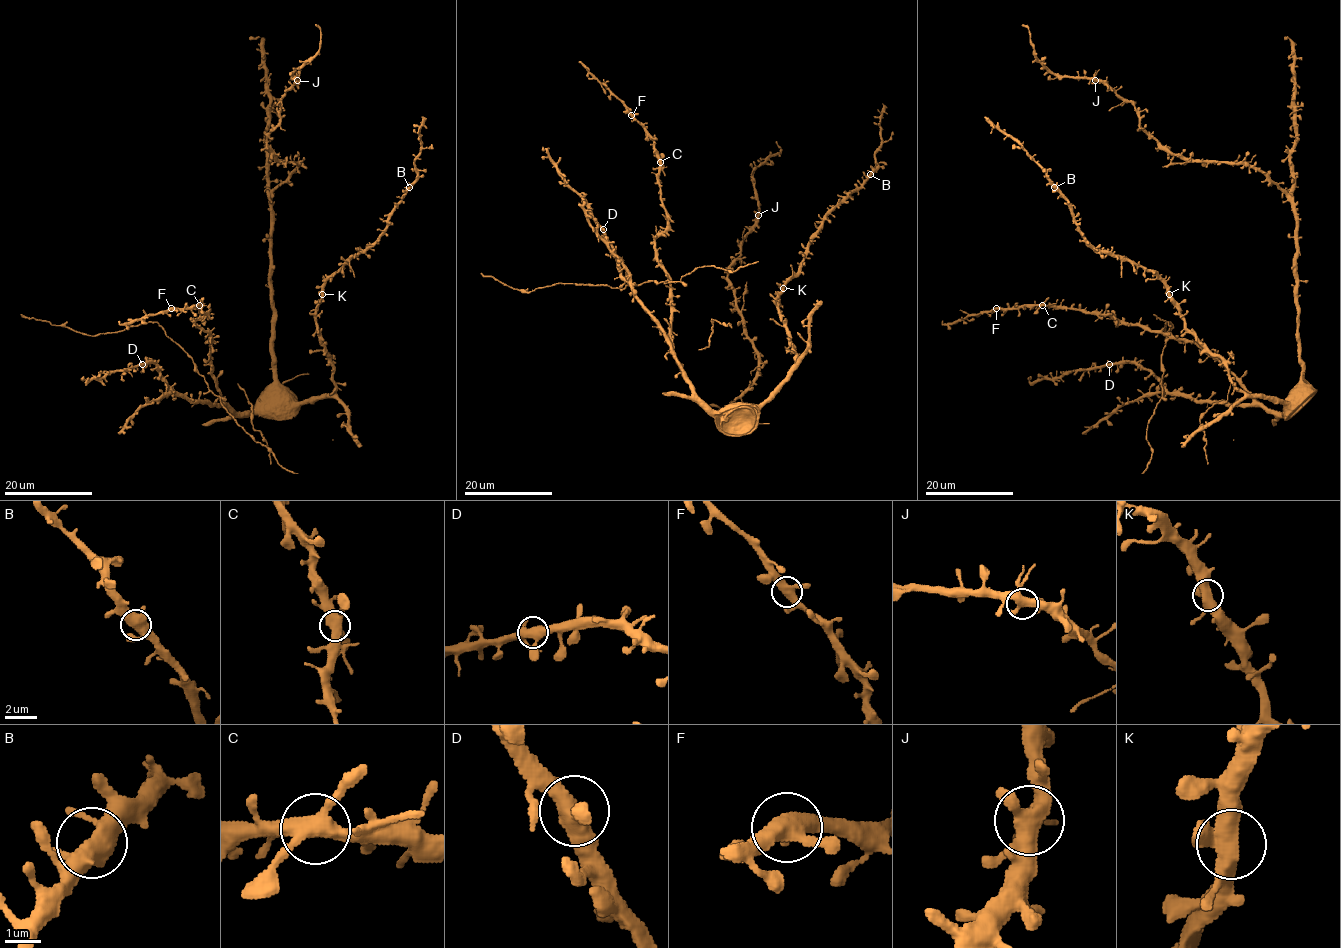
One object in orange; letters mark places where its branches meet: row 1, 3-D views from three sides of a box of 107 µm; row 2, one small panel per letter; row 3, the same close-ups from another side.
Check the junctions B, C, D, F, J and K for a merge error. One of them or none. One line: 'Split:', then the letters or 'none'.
Split: none

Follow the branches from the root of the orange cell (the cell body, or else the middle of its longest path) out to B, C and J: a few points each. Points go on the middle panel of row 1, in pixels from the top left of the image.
B: (733, 418), (753, 412), (794, 364), (794, 346), (776, 299), (797, 272), (823, 219), (870, 174)
C: (733, 418), (717, 417), (695, 395), (672, 351), (670, 277), (655, 248), (666, 227), (660, 162)
J: (733, 418), (730, 406), (754, 379), (758, 355), (737, 306), (728, 269), (739, 259), (740, 241), (758, 215)

